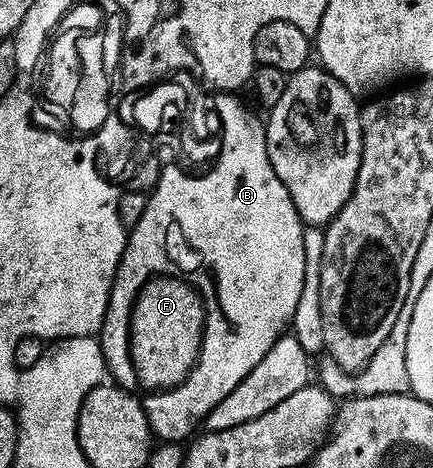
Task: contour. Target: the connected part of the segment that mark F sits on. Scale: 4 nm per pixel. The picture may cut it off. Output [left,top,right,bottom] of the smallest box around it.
[129,275,207,391]

